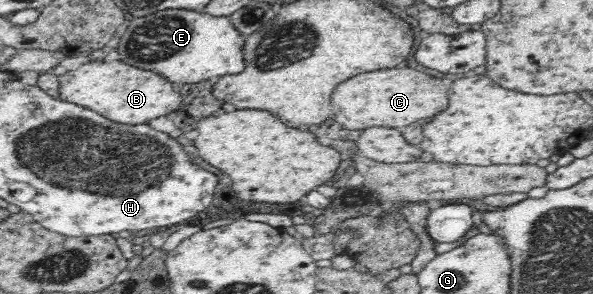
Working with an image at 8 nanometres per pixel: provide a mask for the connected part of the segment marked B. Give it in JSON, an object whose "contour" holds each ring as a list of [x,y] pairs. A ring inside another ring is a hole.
{"contour":[[[120,59],[110,62],[94,60],[58,76],[58,79],[58,99],[85,107],[115,123],[148,124],[151,119],[173,113],[181,105],[179,93],[173,91],[173,85],[162,75],[127,65]]]}

